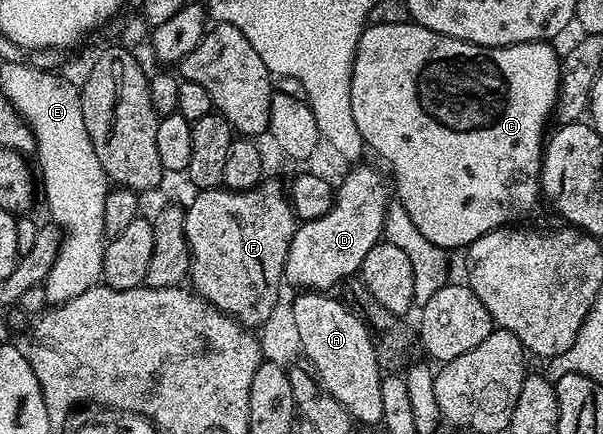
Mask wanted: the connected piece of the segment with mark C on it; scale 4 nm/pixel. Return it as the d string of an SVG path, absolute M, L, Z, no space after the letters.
M414 22L394 24L393 26L381 26L380 24L368 23L367 27L363 29L361 38L357 42L355 61L353 62L353 70L351 71L351 101L353 102L353 118L357 121L357 130L361 130L361 138L363 139L364 145L366 145L370 151L372 148L372 150L391 167L391 172L395 175L395 188L393 184L394 195L395 192L399 195L396 196L397 202L401 206L405 206L405 211L409 213L409 218L413 218L413 226L417 226L417 230L421 230L421 234L425 234L425 238L429 238L429 242L433 242L437 247L448 250L454 250L454 248L460 248L460 250L466 249L473 242L477 242L477 238L481 238L486 232L491 232L495 228L511 226L516 222L522 221L519 220L522 216L529 215L530 212L538 206L539 202L541 203L540 176L542 174L545 133L548 131L547 119L552 119L559 90L561 56L558 51L555 53L555 46L554 43L544 42L542 40L538 40L537 42L525 42L524 44L514 44L513 46L493 46L492 48L489 46L477 46L476 44L470 44L464 40L449 38L445 34L437 34L433 30L429 30L425 26Z

